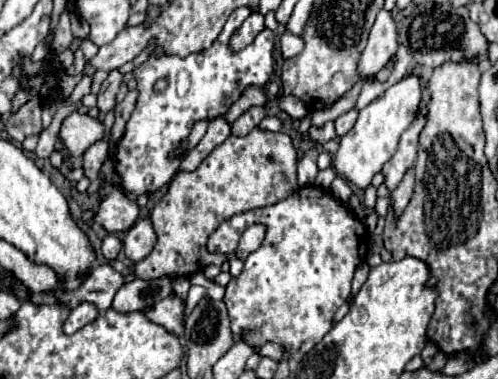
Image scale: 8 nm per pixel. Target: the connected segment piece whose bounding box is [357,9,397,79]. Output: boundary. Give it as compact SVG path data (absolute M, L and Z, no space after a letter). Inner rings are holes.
M383 9L371 27L367 47L361 53L359 67L357 67L359 75L363 79L375 79L377 71L381 71L389 63L389 59L395 55L395 51L397 51L395 21L393 21L391 13L387 13Z

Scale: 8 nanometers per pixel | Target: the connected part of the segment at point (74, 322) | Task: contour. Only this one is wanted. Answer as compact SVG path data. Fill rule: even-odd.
M81 303L79 307L75 307L75 309L69 313L67 321L63 323L63 331L65 331L67 335L73 335L73 333L79 331L81 327L85 327L85 325L91 323L93 319L97 319L97 315L99 315L99 311L97 311L97 307L95 307L93 303Z

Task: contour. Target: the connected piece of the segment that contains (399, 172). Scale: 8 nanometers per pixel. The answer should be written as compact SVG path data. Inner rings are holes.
M419 113L417 119L413 121L413 125L403 133L397 153L381 169L381 173L385 175L385 187L389 191L393 191L399 185L399 181L403 179L405 171L409 167L413 167L415 157L417 157L417 141L419 141L419 133L421 133L423 125L425 125L425 117Z

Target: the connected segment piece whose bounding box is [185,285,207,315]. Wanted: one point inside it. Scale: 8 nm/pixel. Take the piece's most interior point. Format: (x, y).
(196, 293)

